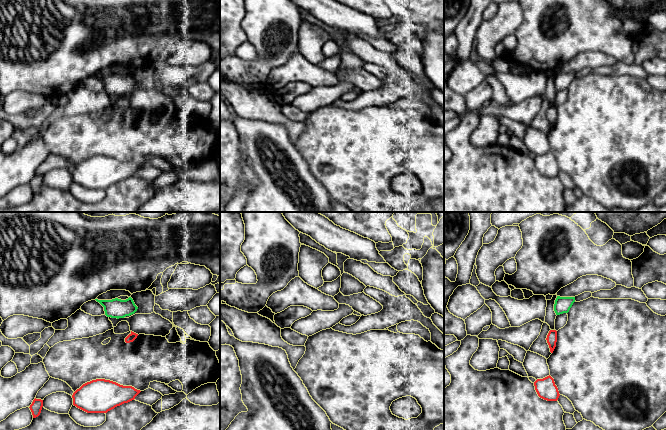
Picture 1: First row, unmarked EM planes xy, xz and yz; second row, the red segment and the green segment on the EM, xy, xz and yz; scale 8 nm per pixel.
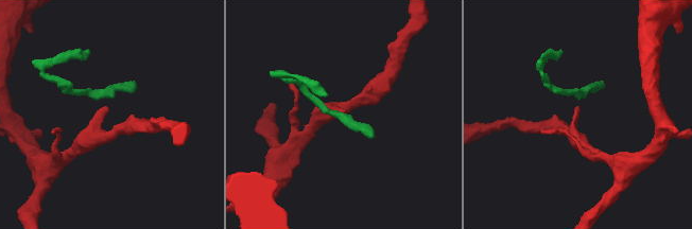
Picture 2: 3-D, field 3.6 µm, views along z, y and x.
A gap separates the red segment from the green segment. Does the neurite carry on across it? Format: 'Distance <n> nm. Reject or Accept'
Distance 130 nm. Reject

